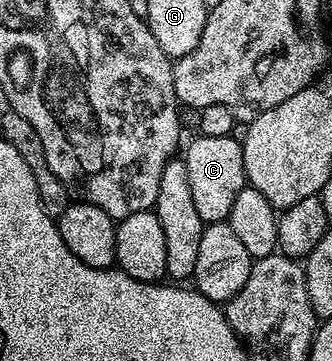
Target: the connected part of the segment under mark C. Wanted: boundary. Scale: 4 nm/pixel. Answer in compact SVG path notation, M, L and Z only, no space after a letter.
M200 134L194 136L189 149L183 152L187 179L191 185L191 198L195 202L195 211L199 213L202 222L206 225L220 224L228 221L231 206L235 206L235 198L239 198L239 190L247 186L241 142L236 135L219 138Z

